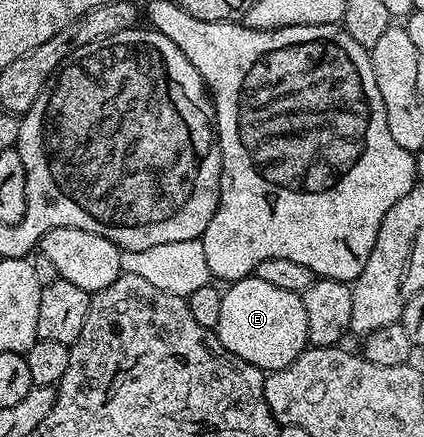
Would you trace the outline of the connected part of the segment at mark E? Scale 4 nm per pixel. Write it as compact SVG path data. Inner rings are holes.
M253 276L240 278L225 287L216 333L228 352L240 356L240 360L248 360L248 364L256 364L256 368L263 372L288 368L288 364L292 364L292 360L296 360L296 356L300 356L308 346L308 316L304 313L302 295L284 292L284 288L275 288L273 284Z

